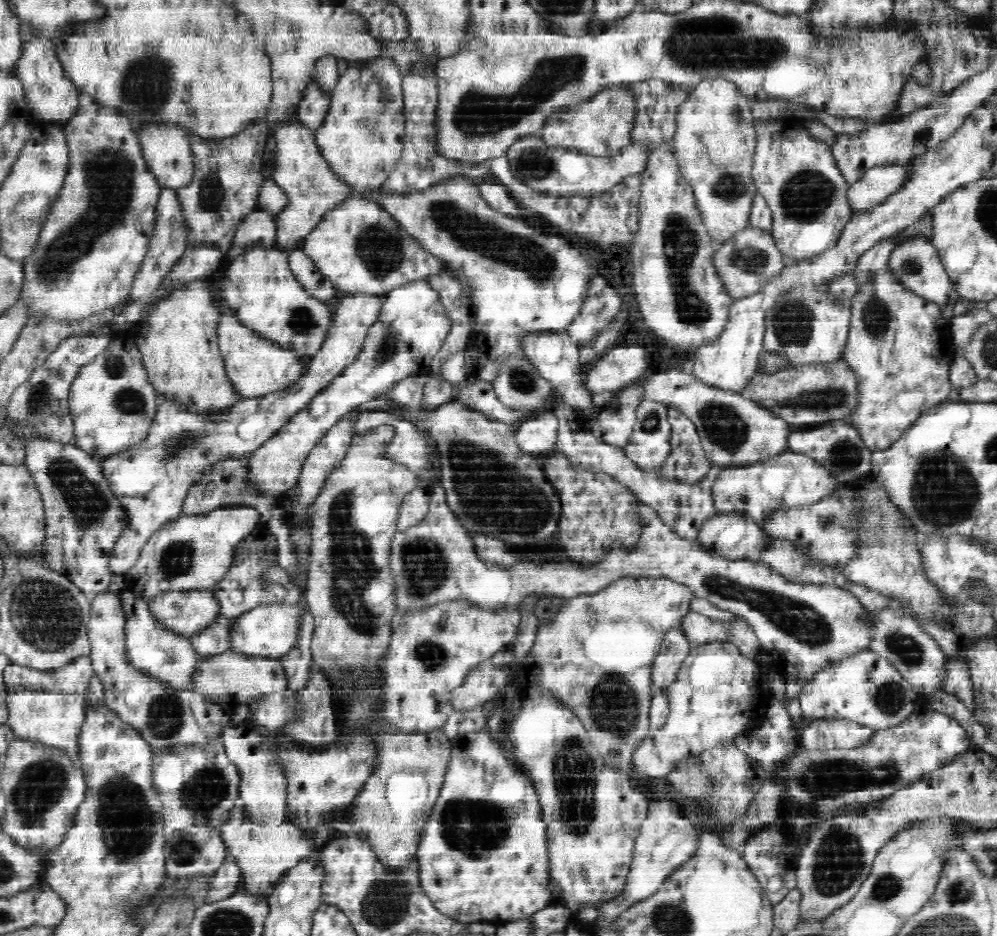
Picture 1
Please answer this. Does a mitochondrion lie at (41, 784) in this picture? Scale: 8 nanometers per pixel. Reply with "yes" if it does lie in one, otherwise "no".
yes

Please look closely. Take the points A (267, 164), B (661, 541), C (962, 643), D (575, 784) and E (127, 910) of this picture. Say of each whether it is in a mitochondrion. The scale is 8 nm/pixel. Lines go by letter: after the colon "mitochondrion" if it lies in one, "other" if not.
A: other
B: other
C: other
D: mitochondrion
E: other

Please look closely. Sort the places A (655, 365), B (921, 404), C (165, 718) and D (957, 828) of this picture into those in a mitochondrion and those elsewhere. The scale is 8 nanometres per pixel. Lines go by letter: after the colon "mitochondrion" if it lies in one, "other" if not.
A: other
B: other
C: mitochondrion
D: other

